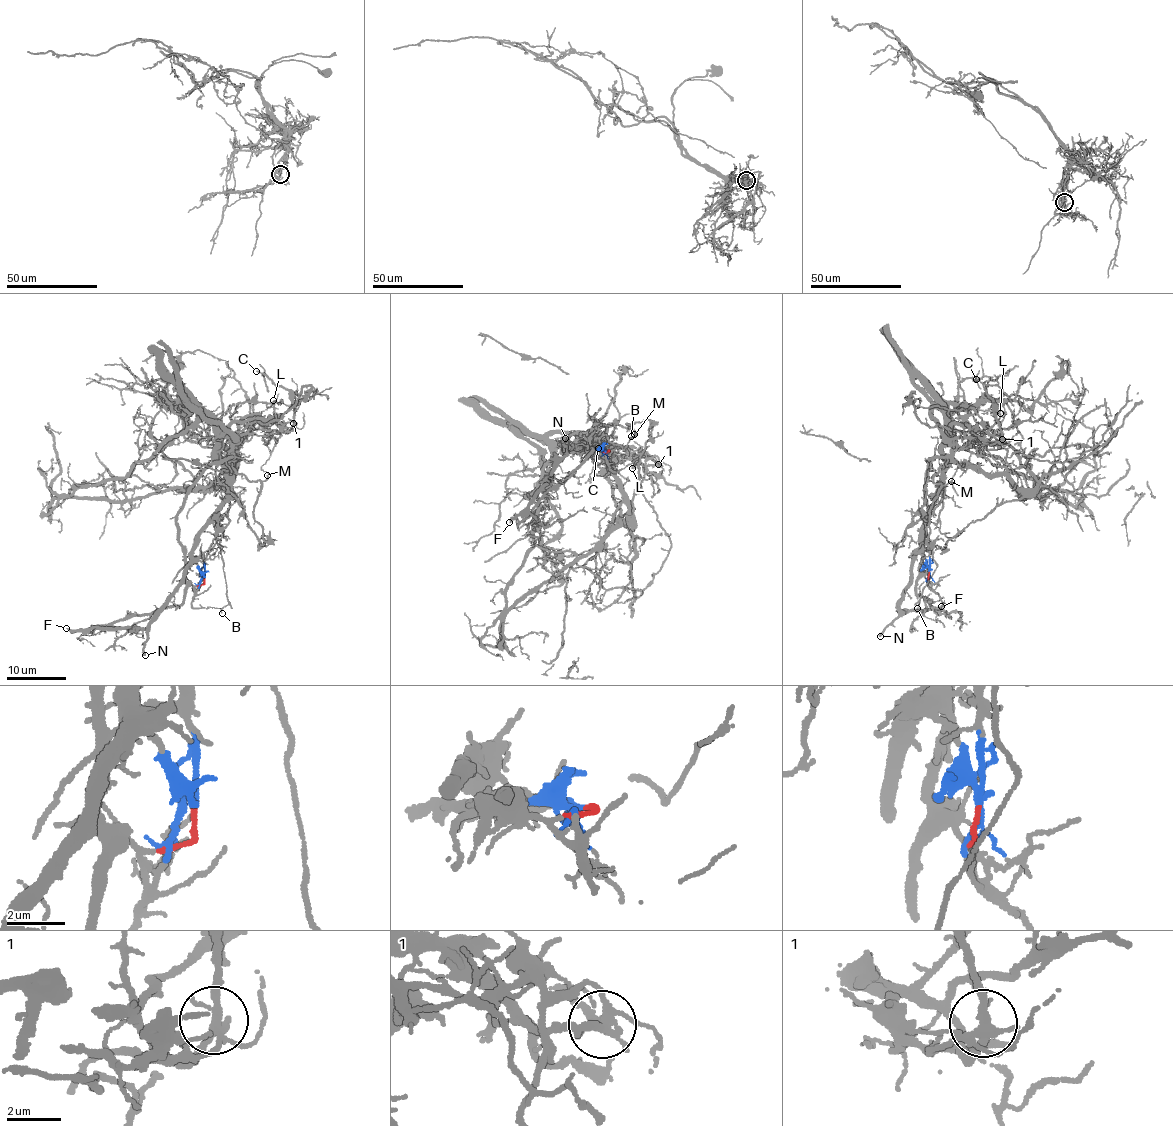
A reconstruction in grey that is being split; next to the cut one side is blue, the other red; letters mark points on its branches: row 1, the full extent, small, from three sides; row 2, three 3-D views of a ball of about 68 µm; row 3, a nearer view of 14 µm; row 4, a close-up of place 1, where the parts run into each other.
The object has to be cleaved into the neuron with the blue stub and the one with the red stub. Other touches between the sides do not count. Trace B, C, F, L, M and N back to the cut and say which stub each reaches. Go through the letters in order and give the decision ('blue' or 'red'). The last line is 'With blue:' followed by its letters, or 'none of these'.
B: blue
C: blue
F: blue
L: blue
M: blue
N: blue
With blue: B, C, F, L, M, N

